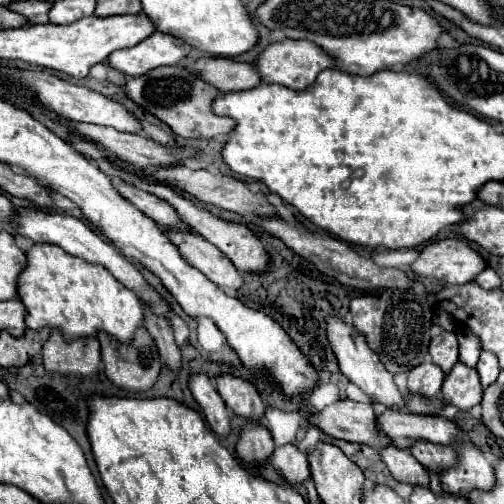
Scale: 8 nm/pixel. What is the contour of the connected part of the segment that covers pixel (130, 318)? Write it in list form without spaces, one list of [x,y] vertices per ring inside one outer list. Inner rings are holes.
[[[33,244],[29,250],[25,250],[25,256],[27,256],[27,268],[23,268],[23,272],[19,274],[17,294],[25,306],[27,328],[31,330],[39,330],[43,326],[59,328],[67,338],[95,336],[99,330],[105,330],[119,342],[133,340],[135,330],[143,324],[143,306],[141,300],[135,296],[135,292],[119,284],[115,276],[111,276],[111,272],[107,272],[99,264],[77,260],[77,256],[63,252],[63,248],[55,244]]]

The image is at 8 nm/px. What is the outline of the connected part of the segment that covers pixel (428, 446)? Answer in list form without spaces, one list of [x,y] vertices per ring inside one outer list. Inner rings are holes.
[[[415,440],[409,450],[417,462],[421,462],[425,468],[431,468],[433,472],[439,472],[443,466],[455,462],[455,450],[451,446],[433,444],[429,440]]]

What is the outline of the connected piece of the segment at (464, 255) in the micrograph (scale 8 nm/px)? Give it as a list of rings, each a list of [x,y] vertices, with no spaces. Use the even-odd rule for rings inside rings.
[[[447,238],[427,244],[411,268],[417,276],[437,276],[445,284],[467,284],[487,264],[465,240]]]

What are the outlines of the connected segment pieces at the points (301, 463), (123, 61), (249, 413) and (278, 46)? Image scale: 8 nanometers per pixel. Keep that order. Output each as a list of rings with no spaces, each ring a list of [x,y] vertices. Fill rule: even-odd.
[[[285,444],[285,446],[275,448],[271,454],[271,464],[279,474],[285,476],[285,480],[289,484],[303,482],[311,476],[309,460],[303,452],[299,452],[299,448],[295,444]]]
[[[155,32],[133,48],[115,50],[109,56],[109,64],[127,76],[143,76],[143,72],[153,68],[179,64],[189,52],[191,46],[187,42],[163,32]]]
[[[219,374],[215,382],[217,382],[217,390],[221,398],[235,414],[251,422],[259,422],[263,418],[265,404],[253,382],[233,376],[233,374]]]
[[[309,40],[273,42],[259,54],[259,60],[257,60],[257,70],[265,82],[281,84],[281,86],[295,88],[295,90],[307,88],[309,84],[315,82],[315,78],[321,70],[327,70],[331,66],[335,66],[335,58],[327,56],[317,44],[311,44]]]

